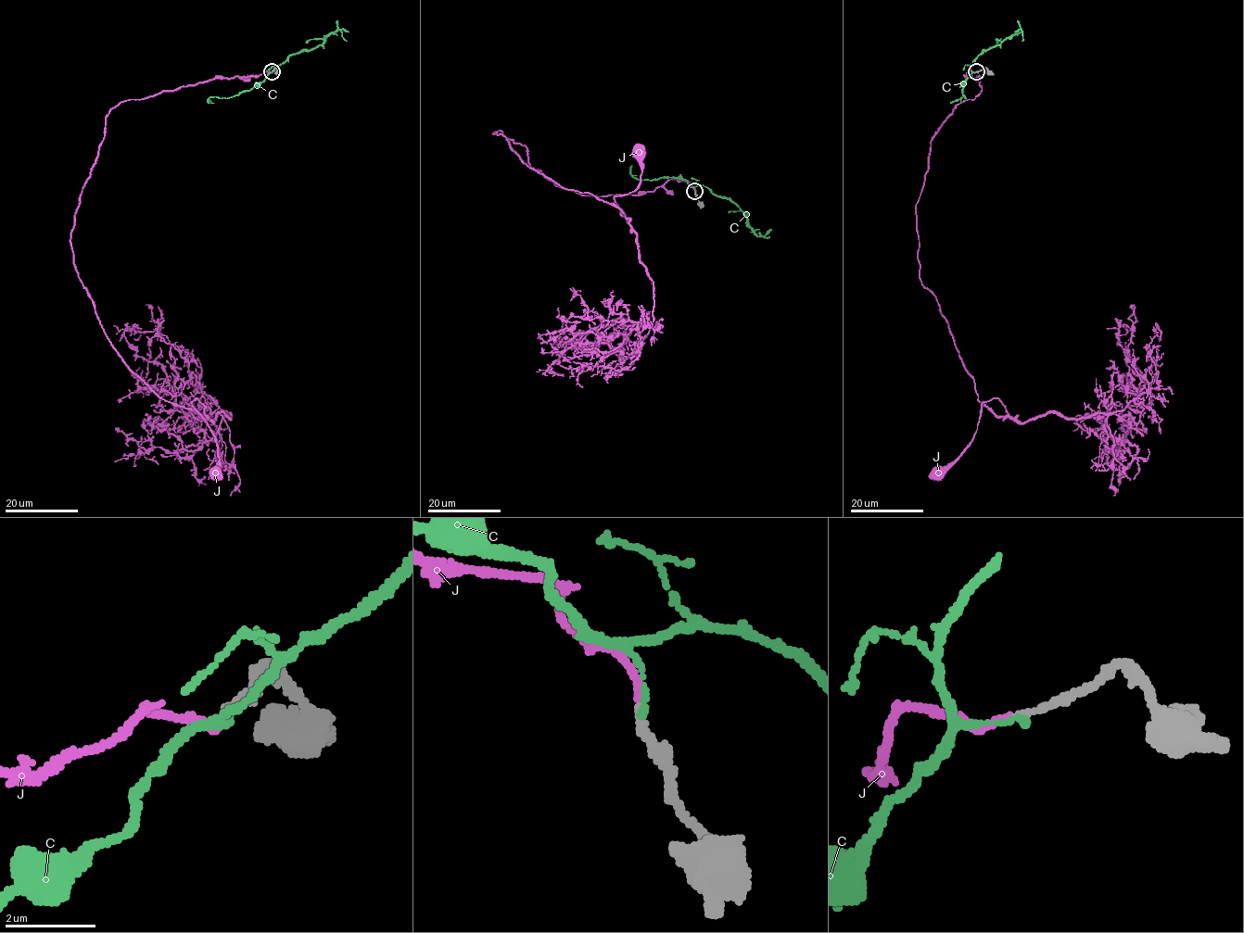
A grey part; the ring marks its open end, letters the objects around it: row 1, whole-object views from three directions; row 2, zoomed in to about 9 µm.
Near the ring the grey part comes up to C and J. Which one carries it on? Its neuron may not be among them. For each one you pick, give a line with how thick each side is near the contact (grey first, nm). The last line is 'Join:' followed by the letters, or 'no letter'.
J: 170/170 nm
Join: J

